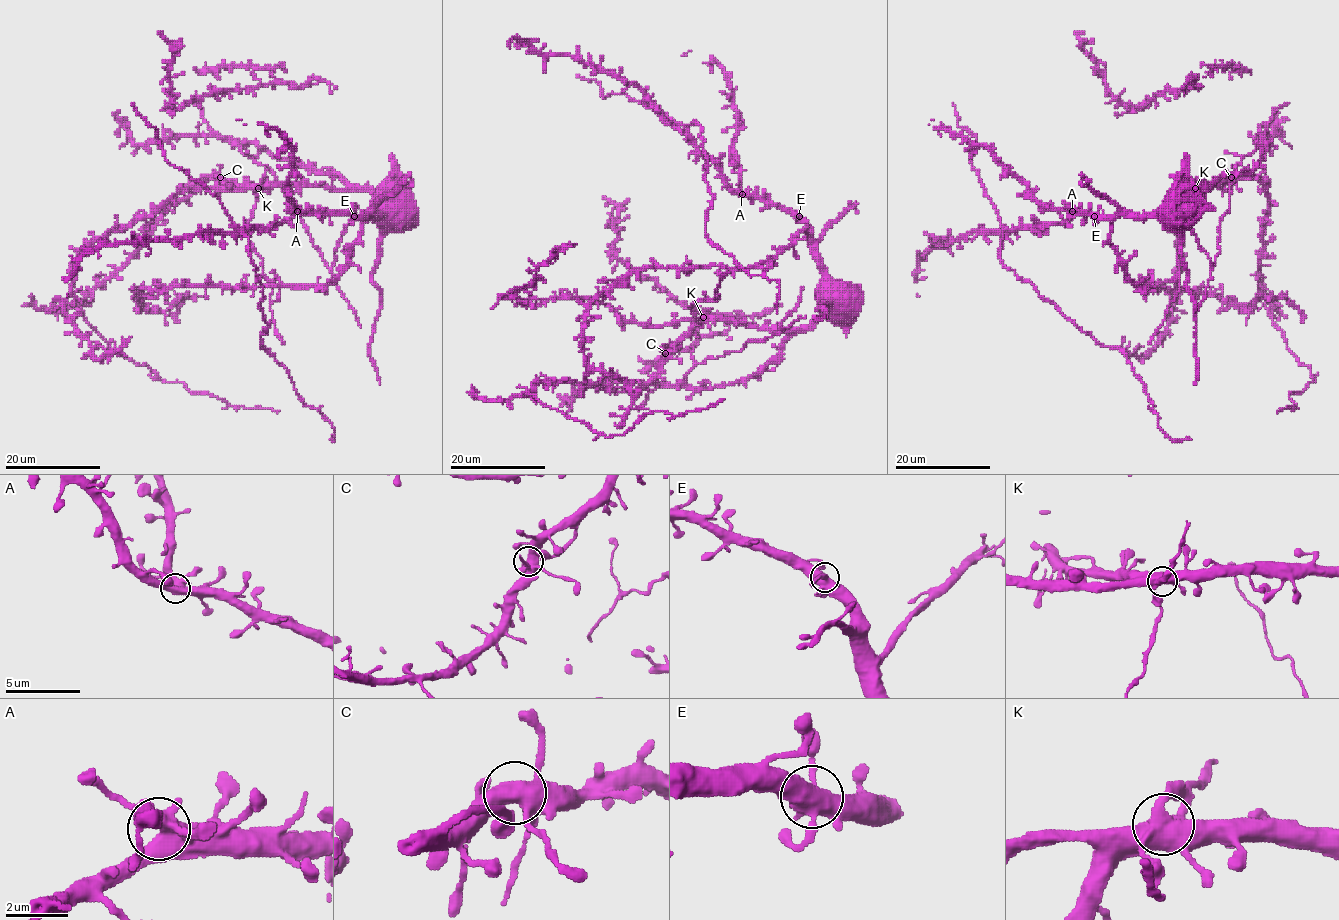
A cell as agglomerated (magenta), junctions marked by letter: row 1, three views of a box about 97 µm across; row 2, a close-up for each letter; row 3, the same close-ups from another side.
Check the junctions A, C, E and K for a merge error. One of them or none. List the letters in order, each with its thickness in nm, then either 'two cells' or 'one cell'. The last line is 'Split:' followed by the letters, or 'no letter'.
A: 500 nm thick; one cell
C: 480 nm thick; one cell
E: 480 nm thick; one cell
K: 500 nm thick; two cells
Split: K

